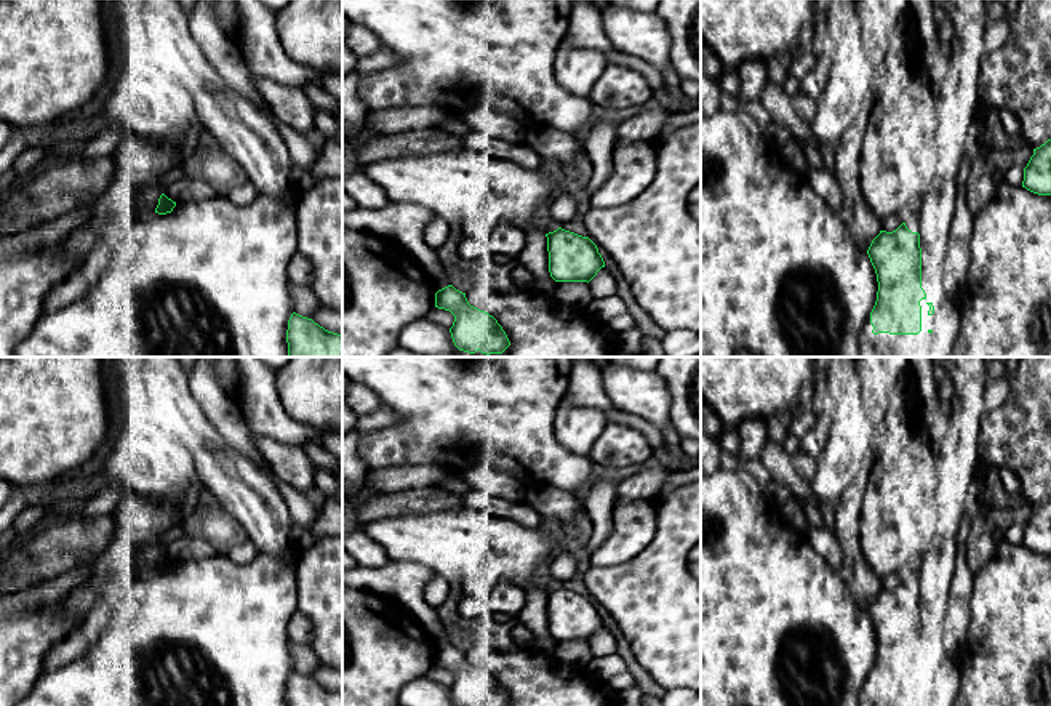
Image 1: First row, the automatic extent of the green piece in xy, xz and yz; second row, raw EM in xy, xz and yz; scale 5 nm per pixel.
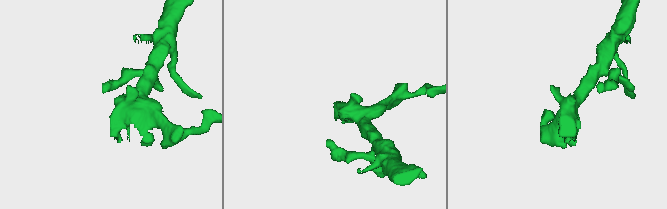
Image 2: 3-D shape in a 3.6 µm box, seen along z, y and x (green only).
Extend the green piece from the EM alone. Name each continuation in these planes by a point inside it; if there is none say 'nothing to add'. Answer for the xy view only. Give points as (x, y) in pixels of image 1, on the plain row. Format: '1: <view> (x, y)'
nothing to add

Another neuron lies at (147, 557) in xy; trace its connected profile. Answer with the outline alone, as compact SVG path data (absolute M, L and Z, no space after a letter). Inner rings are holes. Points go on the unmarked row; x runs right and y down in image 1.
M162 546L142 548L138 554L139 565L144 568L155 570L162 552L163 552Z

